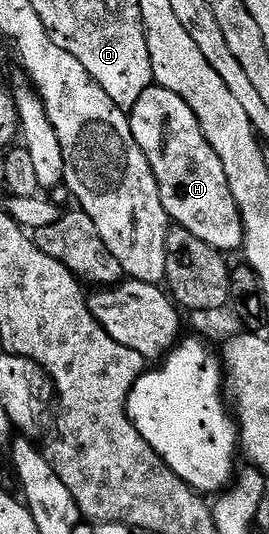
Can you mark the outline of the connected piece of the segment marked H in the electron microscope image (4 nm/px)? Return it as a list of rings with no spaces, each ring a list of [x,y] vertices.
[[[153,84],[144,89],[142,96],[138,96],[138,100],[127,111],[127,116],[130,132],[134,132],[134,140],[138,140],[138,148],[142,148],[154,172],[158,196],[162,196],[162,208],[166,208],[169,219],[175,225],[186,228],[186,232],[194,232],[198,240],[206,240],[206,244],[210,244],[216,250],[239,251],[244,240],[244,225],[234,204],[226,172],[222,172],[222,160],[218,160],[218,152],[214,152],[206,136],[202,136],[202,128],[194,112],[190,112],[190,104],[186,104],[186,100],[178,96],[178,92],[170,92],[170,88]]]

